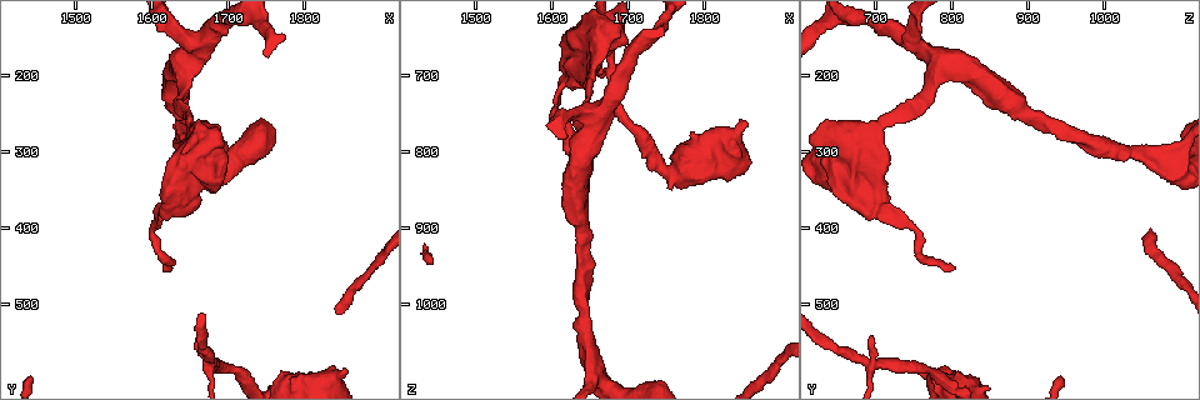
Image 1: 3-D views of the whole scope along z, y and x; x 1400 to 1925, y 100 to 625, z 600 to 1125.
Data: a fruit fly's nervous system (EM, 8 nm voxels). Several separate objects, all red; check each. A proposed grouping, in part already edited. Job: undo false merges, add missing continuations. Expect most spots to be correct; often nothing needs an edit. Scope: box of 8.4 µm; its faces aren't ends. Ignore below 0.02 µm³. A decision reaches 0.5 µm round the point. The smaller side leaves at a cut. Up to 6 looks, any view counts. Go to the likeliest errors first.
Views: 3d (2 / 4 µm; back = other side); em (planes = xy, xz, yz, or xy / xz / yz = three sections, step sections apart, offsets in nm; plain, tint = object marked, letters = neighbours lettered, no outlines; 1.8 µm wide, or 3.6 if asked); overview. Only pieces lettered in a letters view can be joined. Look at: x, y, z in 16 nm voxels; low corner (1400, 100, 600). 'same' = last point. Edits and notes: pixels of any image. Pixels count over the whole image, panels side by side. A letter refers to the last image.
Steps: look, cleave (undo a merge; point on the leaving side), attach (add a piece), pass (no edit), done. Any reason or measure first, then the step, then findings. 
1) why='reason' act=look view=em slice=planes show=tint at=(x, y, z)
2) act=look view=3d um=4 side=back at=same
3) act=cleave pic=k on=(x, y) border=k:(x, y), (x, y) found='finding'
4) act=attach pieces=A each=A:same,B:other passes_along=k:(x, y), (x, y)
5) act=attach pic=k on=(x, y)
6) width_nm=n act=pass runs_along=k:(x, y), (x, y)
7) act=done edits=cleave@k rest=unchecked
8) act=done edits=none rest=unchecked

why='abrupt turn' act=look view=em slice=xz step=4 show=letters at=(1675, 575, 695)

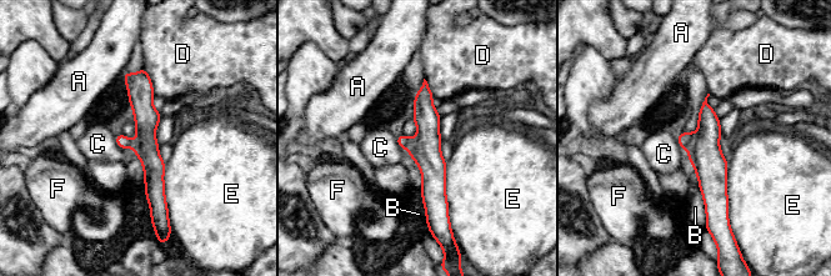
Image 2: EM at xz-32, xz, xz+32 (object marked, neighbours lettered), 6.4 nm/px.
act=cleave pic=2 on=(685, 140) each=A:other,B:other,C:other,D:other,E:other,F:other border=2:(696, 134), (687, 150) found='two neurons meet here'

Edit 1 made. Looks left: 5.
why='tapers out' act=look view=3d um=2 at=(1630, 455, 800)

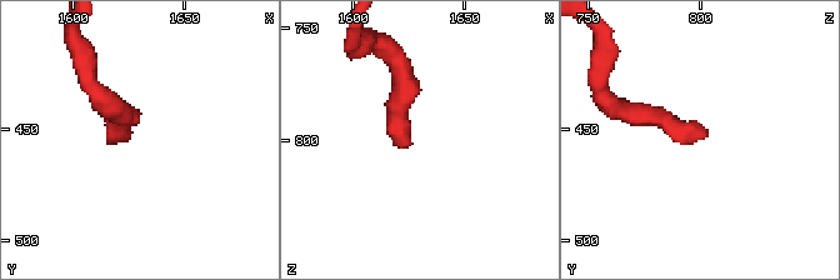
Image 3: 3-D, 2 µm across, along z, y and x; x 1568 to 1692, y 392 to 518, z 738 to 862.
act=look view=em slice=planes show=letters at=(1627, 453, 802)

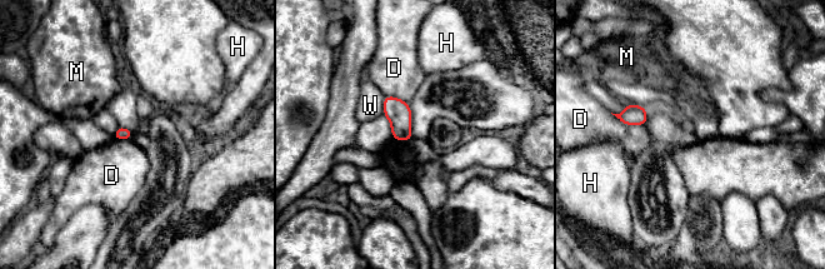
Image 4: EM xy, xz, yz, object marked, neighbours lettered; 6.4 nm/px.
width_nm=80 act=pass each=D:other,H:other,M:other,W:other border=4:(611, 113), (623, 123), (643, 125) found='none of them fits'

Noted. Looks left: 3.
why='thick end' act=look view=em slice=planes show=tint at=(1850, 580, 760)

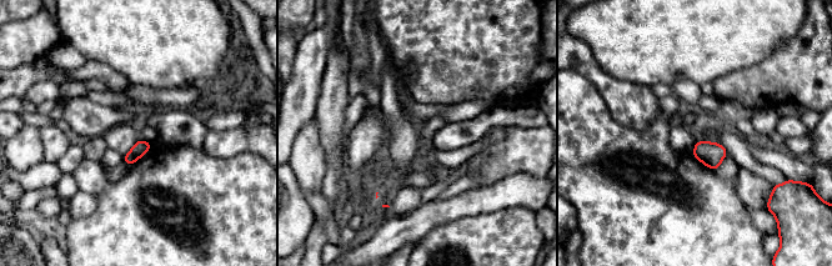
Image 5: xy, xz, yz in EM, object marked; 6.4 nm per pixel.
act=look view=em slice=planes show=letters at=same

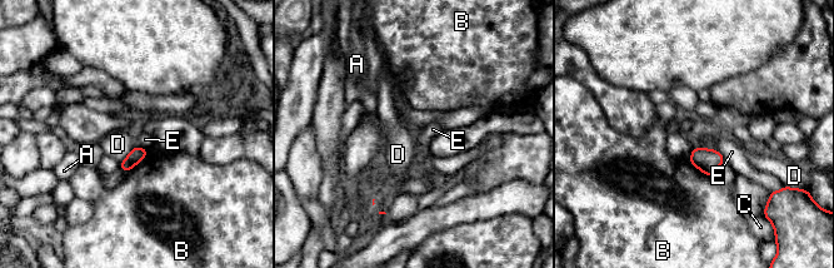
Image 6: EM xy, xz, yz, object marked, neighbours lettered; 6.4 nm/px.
act=pass each=A:other,B:other,C:other,D:other,E:other border=6:(693, 147), (713, 149) found='none of them fits'

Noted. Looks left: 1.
act=done edits=cleave@2 rest=unchecked

